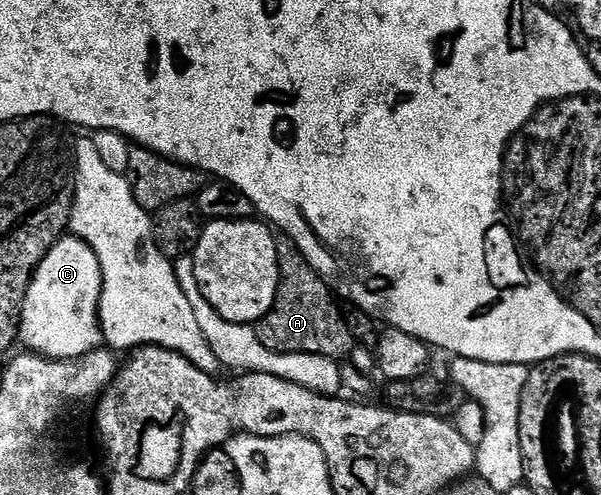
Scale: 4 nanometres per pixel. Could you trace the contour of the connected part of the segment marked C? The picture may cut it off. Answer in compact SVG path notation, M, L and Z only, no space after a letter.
M76 235L61 236L60 241L46 254L46 258L42 258L38 270L32 274L32 281L26 290L26 298L20 311L19 343L24 343L29 353L47 356L50 360L77 360L88 352L97 351L102 344L99 314L102 292L103 271L94 250Z

